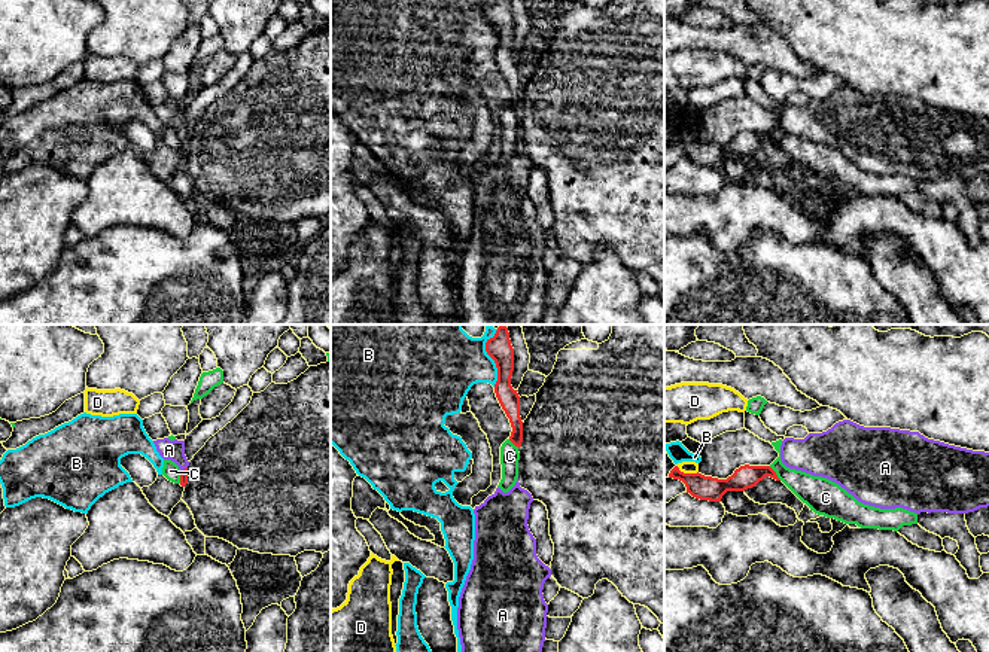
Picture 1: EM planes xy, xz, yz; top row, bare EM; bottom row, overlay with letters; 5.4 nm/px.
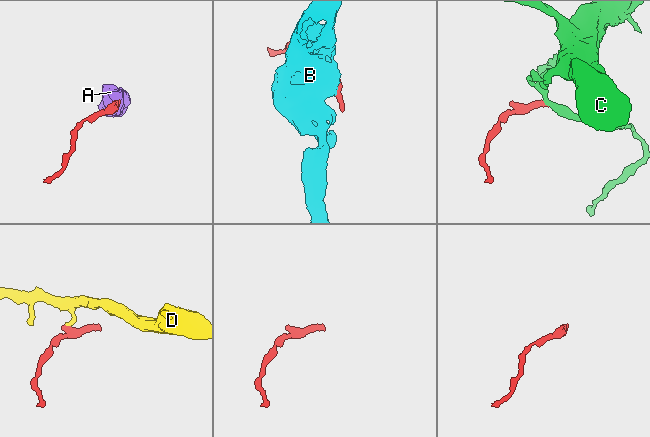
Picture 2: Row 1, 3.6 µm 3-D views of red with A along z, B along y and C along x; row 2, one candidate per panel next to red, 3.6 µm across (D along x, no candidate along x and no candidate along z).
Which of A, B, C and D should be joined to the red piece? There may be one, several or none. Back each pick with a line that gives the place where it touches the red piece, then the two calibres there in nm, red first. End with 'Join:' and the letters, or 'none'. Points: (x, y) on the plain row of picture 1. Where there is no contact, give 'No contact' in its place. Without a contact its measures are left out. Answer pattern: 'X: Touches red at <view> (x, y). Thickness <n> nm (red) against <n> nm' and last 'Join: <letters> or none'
A: Touches red at xy (183, 136). Thickness 50 nm (red) against 110 nm
Join: A

